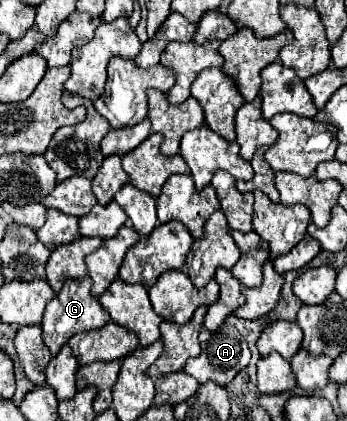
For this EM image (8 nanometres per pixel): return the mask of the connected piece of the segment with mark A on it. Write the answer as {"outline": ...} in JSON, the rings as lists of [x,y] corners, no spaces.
{"outline":[[[224,325],[216,331],[200,331],[202,353],[188,359],[184,371],[198,379],[198,383],[214,381],[220,385],[230,383],[250,361],[250,349],[236,327]]]}

